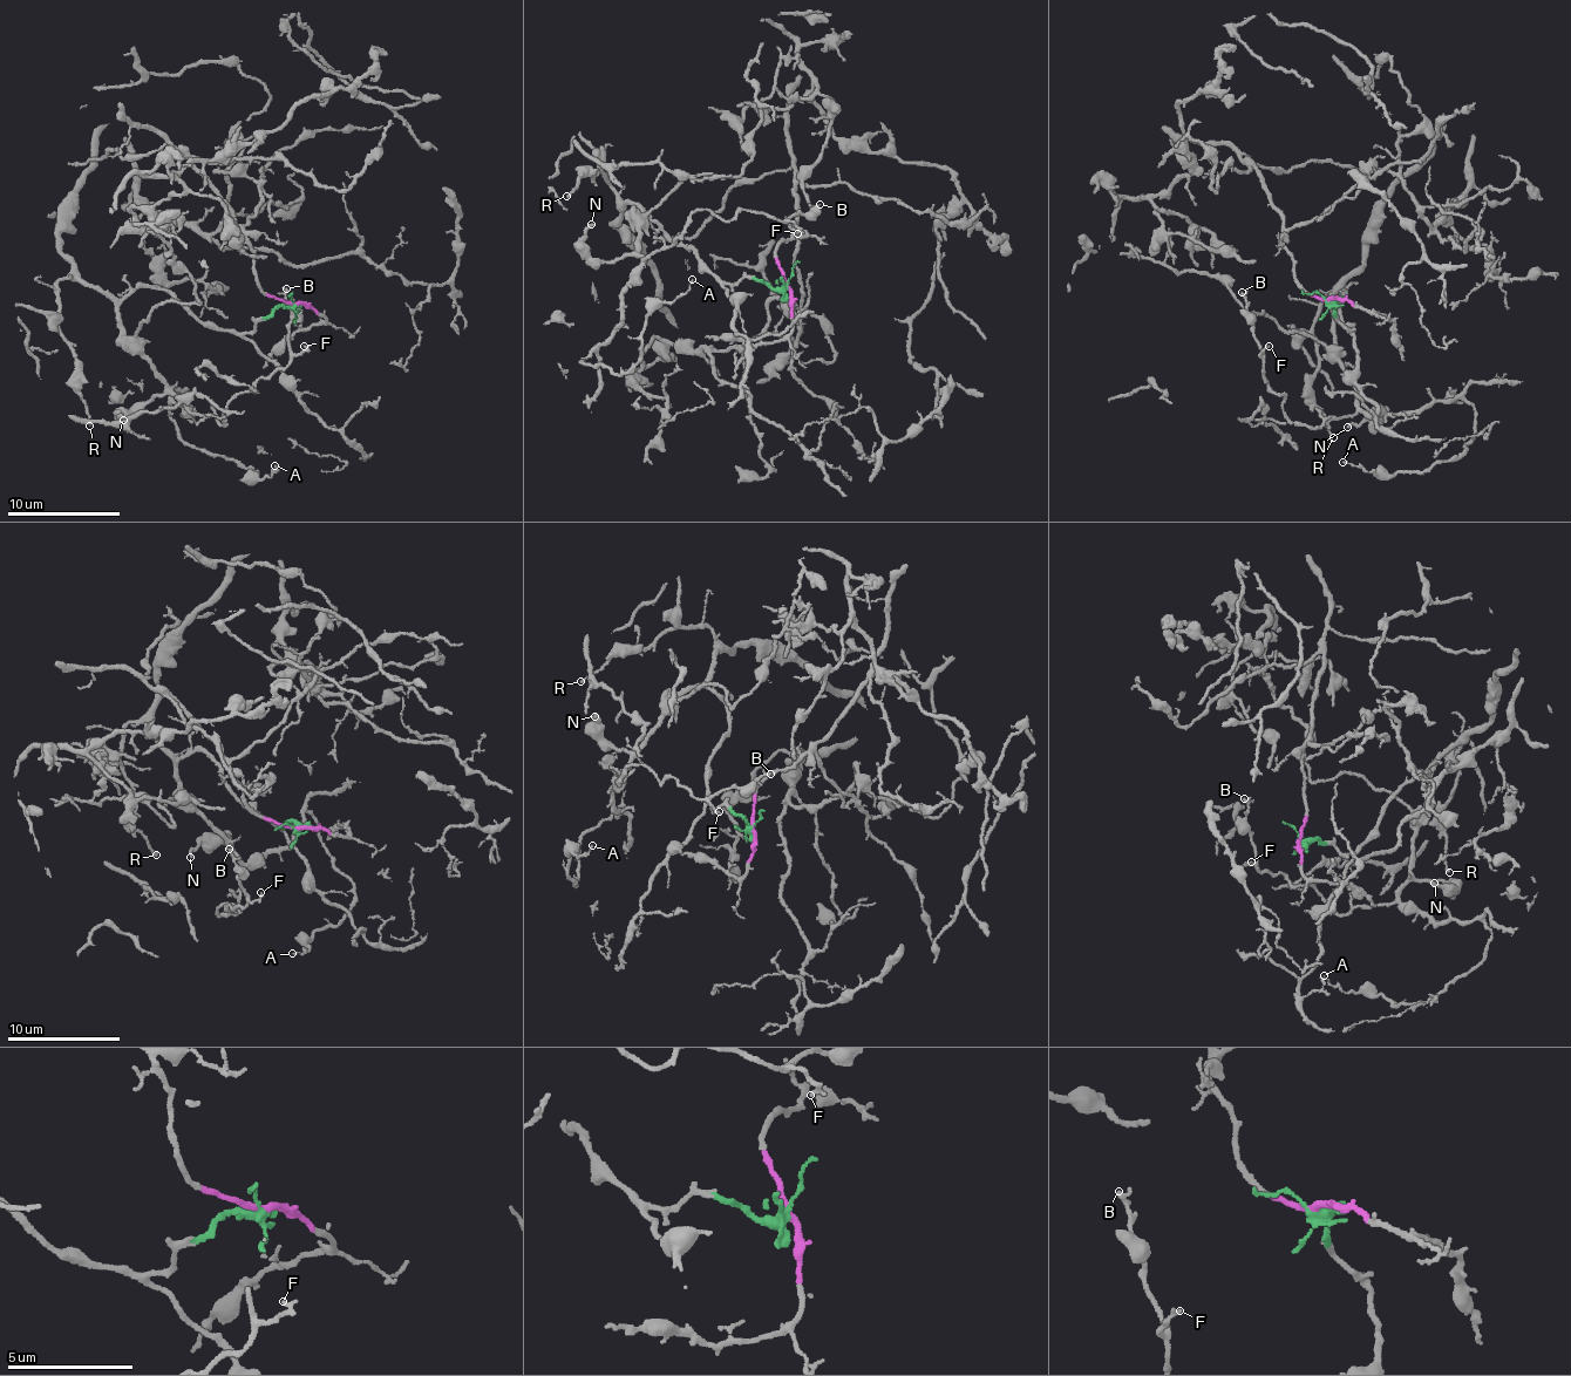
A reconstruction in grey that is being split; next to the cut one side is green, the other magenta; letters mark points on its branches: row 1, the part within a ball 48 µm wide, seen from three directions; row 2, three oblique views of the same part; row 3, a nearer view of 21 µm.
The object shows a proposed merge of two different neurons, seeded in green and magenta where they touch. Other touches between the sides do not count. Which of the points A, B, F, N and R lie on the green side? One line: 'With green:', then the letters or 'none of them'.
With green: A, B, F, N, R

